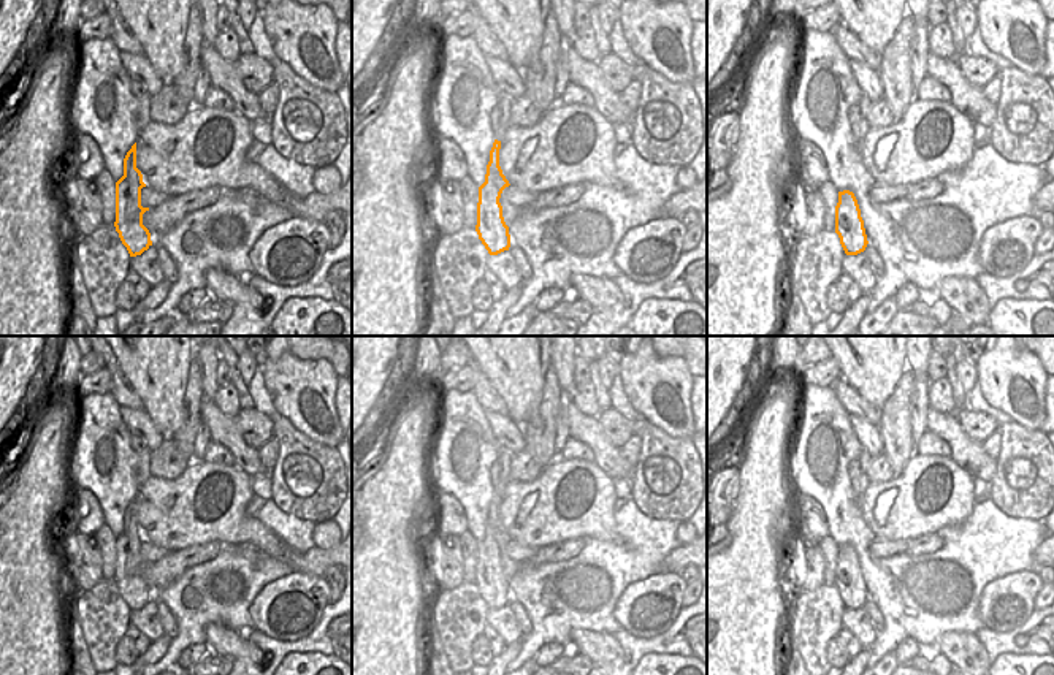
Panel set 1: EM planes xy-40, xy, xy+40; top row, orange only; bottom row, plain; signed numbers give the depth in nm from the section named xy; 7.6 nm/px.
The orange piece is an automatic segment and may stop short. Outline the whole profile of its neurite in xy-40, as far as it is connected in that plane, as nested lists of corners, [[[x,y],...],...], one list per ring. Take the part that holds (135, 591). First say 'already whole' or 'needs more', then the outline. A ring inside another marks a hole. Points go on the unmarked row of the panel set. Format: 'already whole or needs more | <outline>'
already whole | [[[136,498],[124,513],[124,531],[116,537],[116,586],[130,612],[141,610],[152,601],[151,588],[143,580],[141,543],[146,542],[136,523]]]

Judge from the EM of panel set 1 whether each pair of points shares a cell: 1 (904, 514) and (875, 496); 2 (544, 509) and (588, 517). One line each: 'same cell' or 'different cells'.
1: same cell
2: same cell

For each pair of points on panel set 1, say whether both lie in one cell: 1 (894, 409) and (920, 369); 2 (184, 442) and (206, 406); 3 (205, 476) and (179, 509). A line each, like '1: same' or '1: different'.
1: different
2: different
3: same

